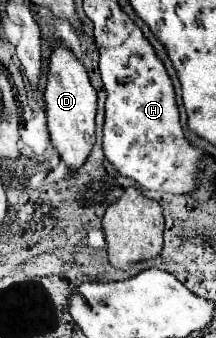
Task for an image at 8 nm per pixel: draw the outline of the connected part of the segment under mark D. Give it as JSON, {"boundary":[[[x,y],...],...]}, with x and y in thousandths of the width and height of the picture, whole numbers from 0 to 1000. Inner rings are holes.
{"boundary":[[[259,130],[222,178],[222,237],[213,237],[213,343],[222,385],[250,438],[278,467],[324,491],[324,503],[370,497],[435,432],[435,343],[444,343],[444,266],[417,249],[398,195],[315,148],[296,130]]]}

